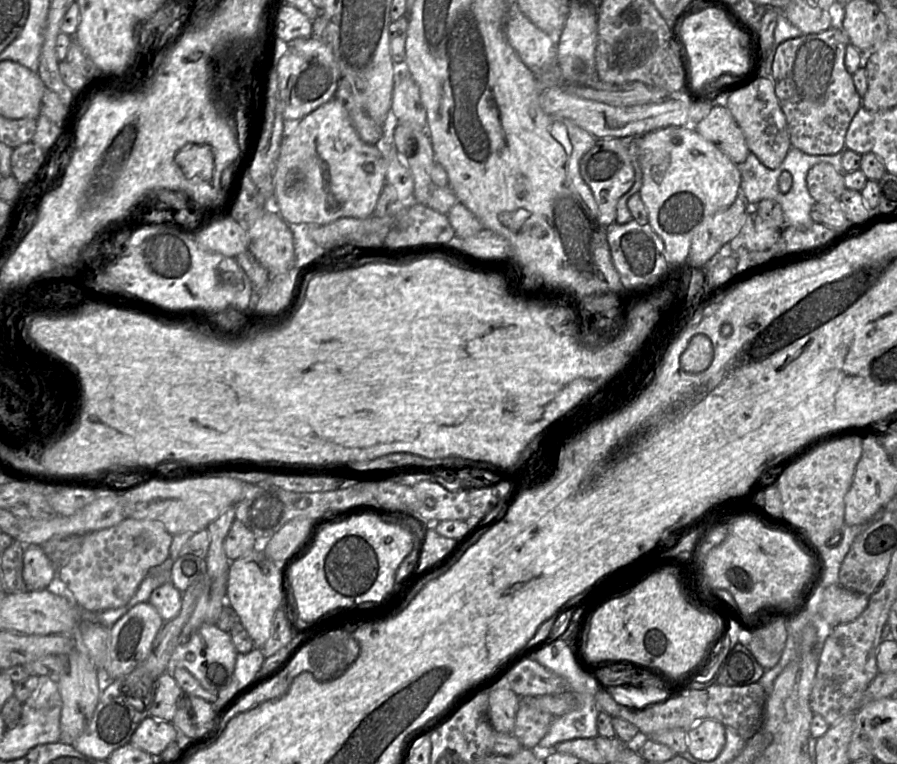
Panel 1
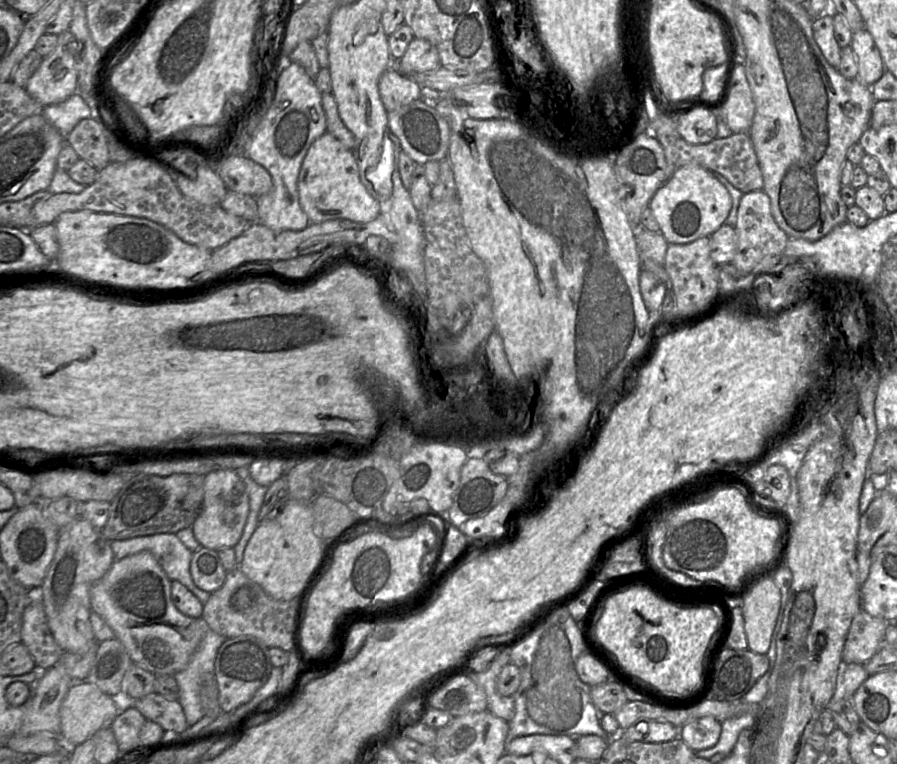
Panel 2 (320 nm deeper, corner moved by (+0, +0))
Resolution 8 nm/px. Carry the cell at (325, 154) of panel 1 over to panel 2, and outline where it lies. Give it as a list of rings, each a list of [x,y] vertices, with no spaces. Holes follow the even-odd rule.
[[[329,132],[317,138],[305,155],[297,181],[300,205],[310,223],[329,220],[371,222],[380,214],[380,204],[363,185],[354,153]]]

